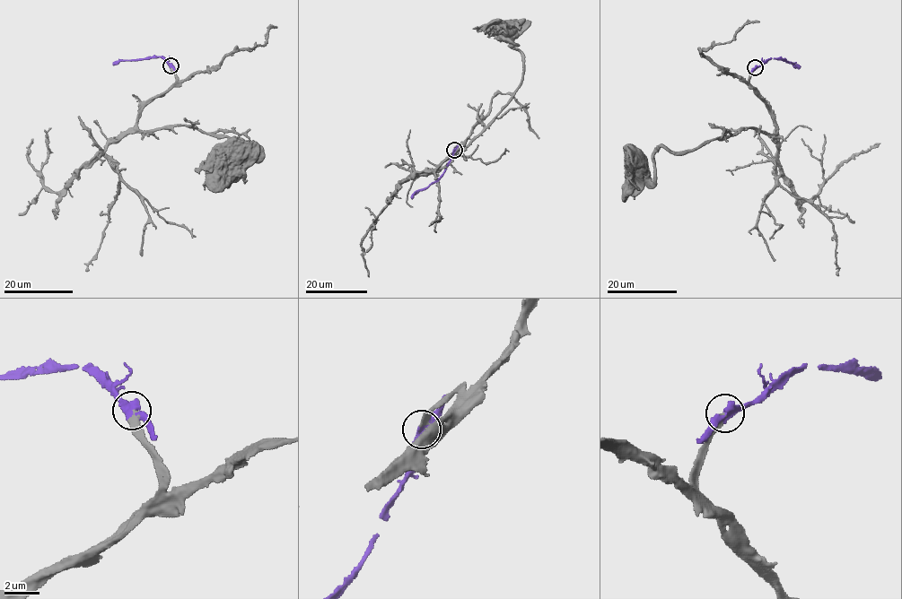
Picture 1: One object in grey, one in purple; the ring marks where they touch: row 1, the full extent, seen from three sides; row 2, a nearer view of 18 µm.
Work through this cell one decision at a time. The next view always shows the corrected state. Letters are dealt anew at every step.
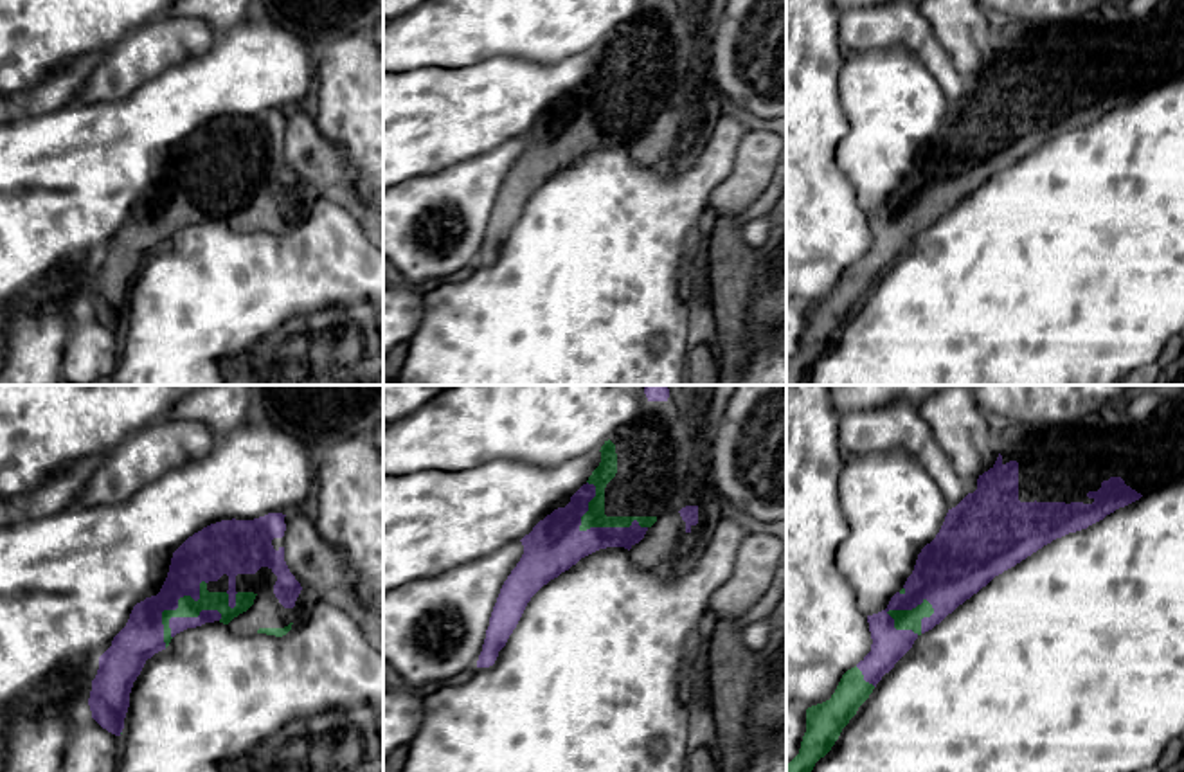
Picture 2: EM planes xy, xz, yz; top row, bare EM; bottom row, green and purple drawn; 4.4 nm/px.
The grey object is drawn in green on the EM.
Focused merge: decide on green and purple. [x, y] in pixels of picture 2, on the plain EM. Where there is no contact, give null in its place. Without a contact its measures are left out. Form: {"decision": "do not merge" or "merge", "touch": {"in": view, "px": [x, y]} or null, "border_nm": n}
{"decision": "merge", "touch": {"in": "xz", "px": [589, 125]}, "border_nm": 340}

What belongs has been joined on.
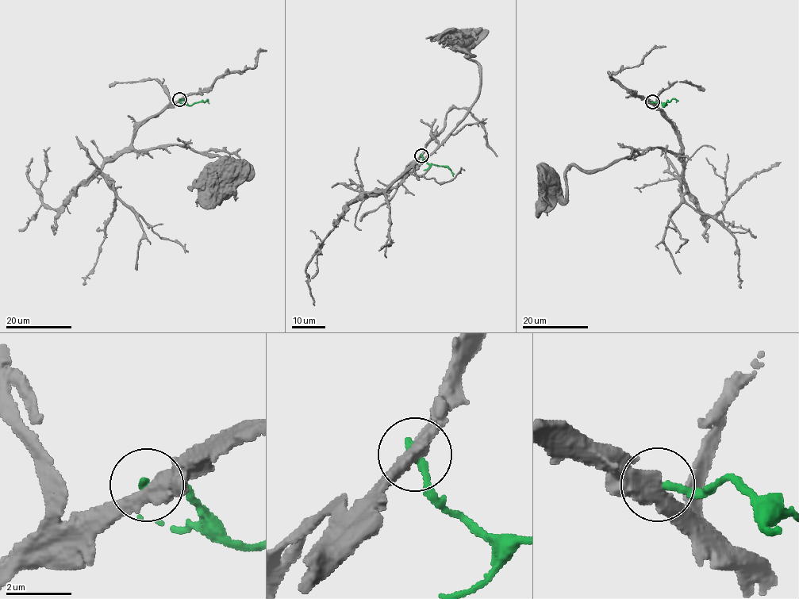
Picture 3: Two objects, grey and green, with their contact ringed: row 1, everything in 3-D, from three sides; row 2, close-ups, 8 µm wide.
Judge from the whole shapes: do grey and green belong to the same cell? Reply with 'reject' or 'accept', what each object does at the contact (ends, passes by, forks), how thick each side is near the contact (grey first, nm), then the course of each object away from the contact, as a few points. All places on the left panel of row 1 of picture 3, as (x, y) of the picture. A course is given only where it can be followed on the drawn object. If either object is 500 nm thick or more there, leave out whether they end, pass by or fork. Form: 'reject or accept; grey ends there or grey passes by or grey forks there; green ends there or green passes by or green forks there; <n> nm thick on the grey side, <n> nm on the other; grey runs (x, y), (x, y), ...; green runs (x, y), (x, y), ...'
reject; grey passes by; green ends there; 420 nm thick on the grey side, 280 nm on the other; grey runs (179, 99), (136, 129), (132, 147), (184, 144), (238, 161), (227, 193), (218, 181), (224, 170); green runs (179, 99), (188, 105), (207, 99), (209, 103)

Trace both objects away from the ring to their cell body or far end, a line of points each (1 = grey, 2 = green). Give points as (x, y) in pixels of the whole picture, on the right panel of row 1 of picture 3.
1: (652, 102), (676, 133), (678, 154), (651, 147), (590, 170), (572, 166), (564, 199), (547, 177)
2: (652, 102), (659, 101), (663, 106), (674, 98), (676, 102)

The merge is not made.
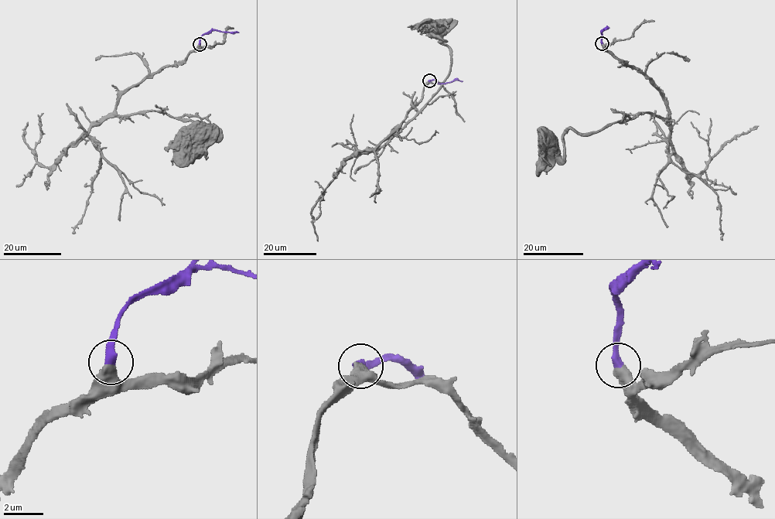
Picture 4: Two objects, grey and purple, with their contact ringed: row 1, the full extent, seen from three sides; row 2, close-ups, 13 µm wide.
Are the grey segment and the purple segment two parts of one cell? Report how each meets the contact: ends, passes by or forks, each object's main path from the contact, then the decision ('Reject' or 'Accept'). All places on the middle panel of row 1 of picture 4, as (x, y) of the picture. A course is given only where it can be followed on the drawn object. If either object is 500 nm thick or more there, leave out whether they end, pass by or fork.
Course of grey: (429, 80), (421, 99), (377, 147), (385, 145), (414, 117), (448, 73), (450, 49), (430, 28), (434, 27). Course of purple: (429, 80), (435, 80), (438, 83), (455, 80), (462, 81). Accept

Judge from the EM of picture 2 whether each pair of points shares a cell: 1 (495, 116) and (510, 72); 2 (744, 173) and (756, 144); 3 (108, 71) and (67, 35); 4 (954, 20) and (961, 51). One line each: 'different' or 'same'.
1: same
2: same
3: different
4: same

